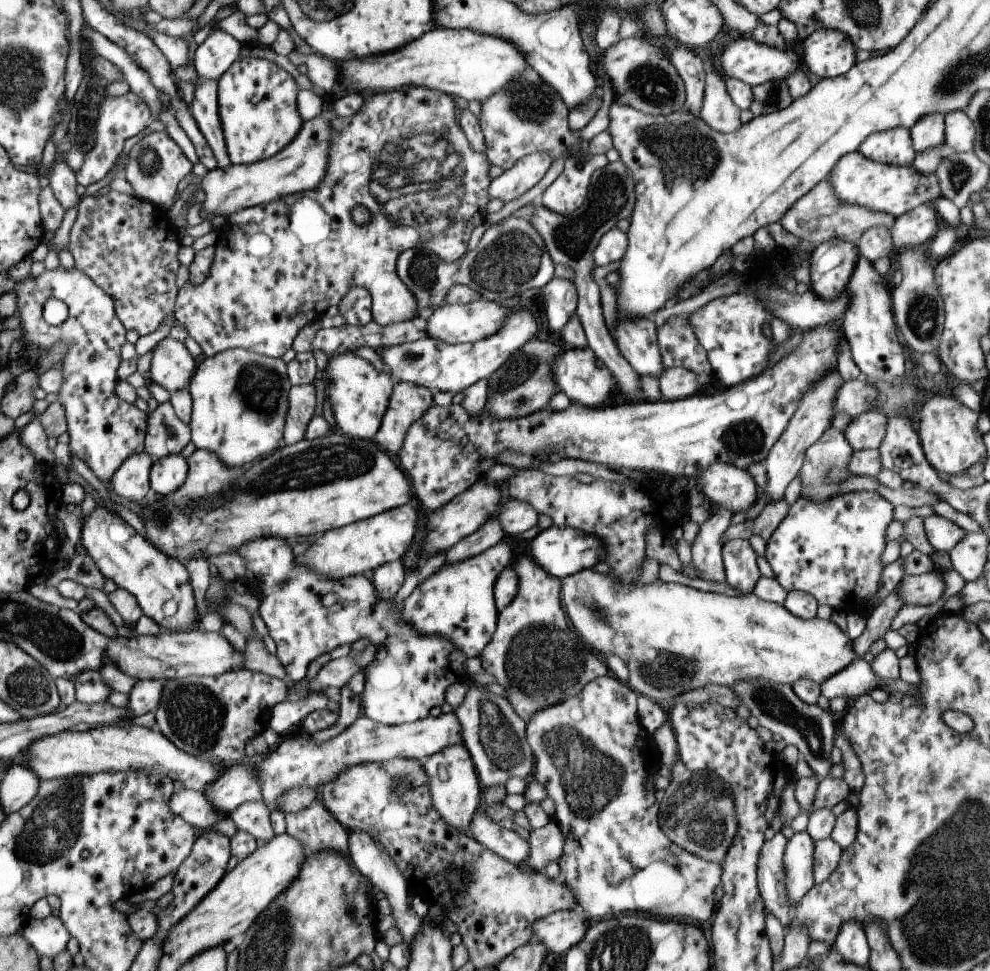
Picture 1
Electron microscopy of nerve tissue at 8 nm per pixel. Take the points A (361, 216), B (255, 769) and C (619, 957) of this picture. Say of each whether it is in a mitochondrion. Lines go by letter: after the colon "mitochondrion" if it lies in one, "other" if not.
A: mitochondrion
B: other
C: mitochondrion

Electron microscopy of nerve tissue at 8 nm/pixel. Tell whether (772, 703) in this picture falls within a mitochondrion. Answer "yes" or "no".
yes

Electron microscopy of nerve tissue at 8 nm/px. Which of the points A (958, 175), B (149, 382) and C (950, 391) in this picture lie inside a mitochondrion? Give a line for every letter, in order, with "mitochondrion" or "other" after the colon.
A: mitochondrion
B: other
C: other

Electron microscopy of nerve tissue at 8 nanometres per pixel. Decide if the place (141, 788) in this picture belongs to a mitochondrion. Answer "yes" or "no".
no

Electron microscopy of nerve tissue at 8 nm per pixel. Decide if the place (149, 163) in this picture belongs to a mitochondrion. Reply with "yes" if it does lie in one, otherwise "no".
yes

